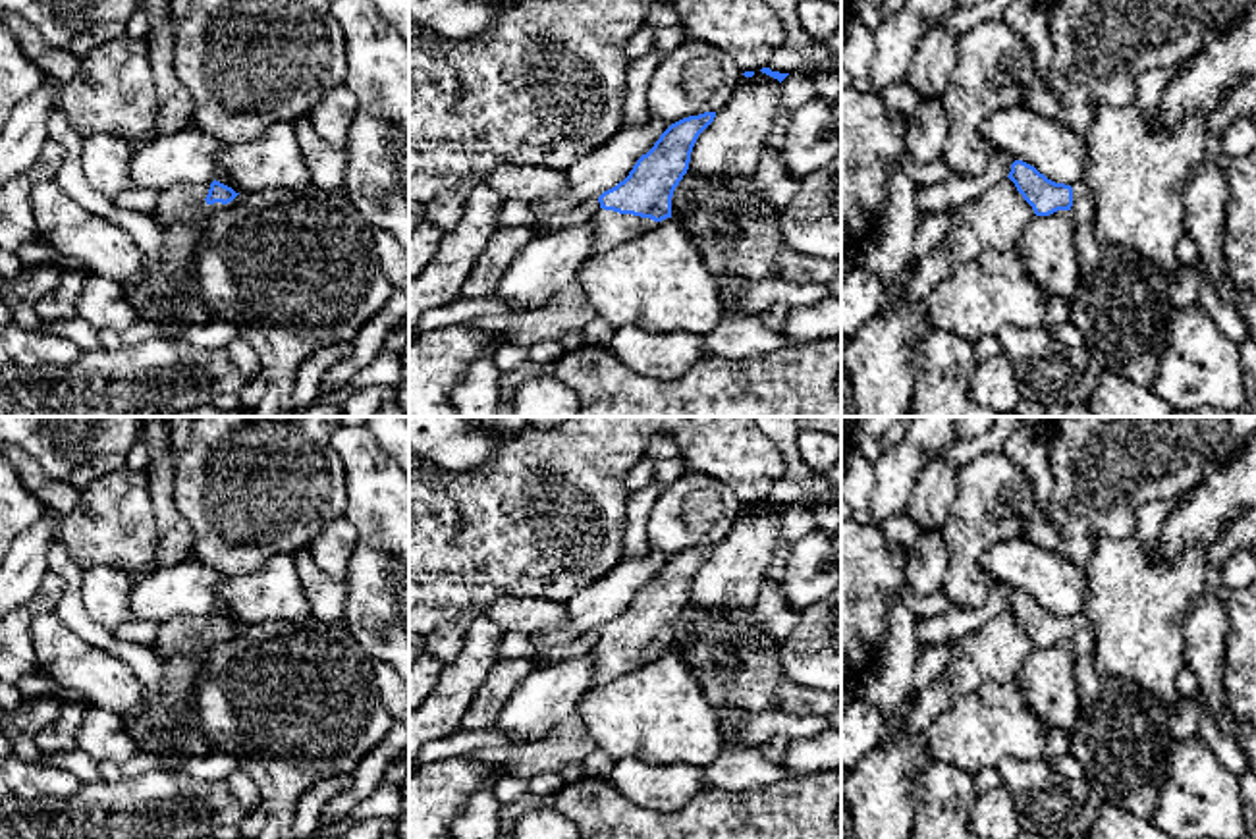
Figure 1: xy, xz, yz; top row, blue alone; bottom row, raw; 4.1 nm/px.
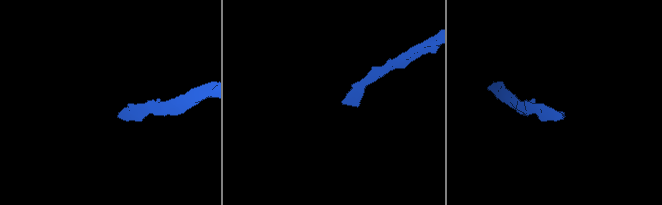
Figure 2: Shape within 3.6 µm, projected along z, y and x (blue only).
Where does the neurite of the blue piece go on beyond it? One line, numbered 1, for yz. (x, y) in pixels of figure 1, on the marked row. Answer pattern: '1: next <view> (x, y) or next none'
1: next yz (1121, 305)

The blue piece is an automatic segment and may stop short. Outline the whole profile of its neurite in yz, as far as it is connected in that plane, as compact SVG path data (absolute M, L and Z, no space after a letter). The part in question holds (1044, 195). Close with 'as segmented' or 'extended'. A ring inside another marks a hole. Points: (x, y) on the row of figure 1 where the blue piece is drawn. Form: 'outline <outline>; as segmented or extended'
outline M1015 160L1007 176L1036 216L1073 212L1079 284L1069 320L1104 370L1154 390L1173 307L1171 280L1148 257L1096 235L1096 201L1084 181L1055 183Z; extended

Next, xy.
outline M176 183L158 195L152 220L164 233L164 257L145 257L145 278L123 285L137 320L160 326L210 324L218 312L205 301L193 274L197 251L205 243L205 220L239 193L212 183Z; extended

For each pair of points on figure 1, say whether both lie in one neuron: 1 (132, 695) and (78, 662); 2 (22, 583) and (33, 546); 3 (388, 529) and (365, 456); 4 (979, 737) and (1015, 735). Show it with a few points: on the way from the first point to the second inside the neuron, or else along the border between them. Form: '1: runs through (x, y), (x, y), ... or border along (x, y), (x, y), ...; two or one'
1: runs through (118, 689), (91, 672); one
2: runs through (24, 573), (29, 556); one
3: runs through (388, 512), (371, 473); one
4: runs through (988, 737), (1006, 735); one

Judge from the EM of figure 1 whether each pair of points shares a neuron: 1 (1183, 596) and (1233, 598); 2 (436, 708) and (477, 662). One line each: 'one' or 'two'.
1: two
2: one

